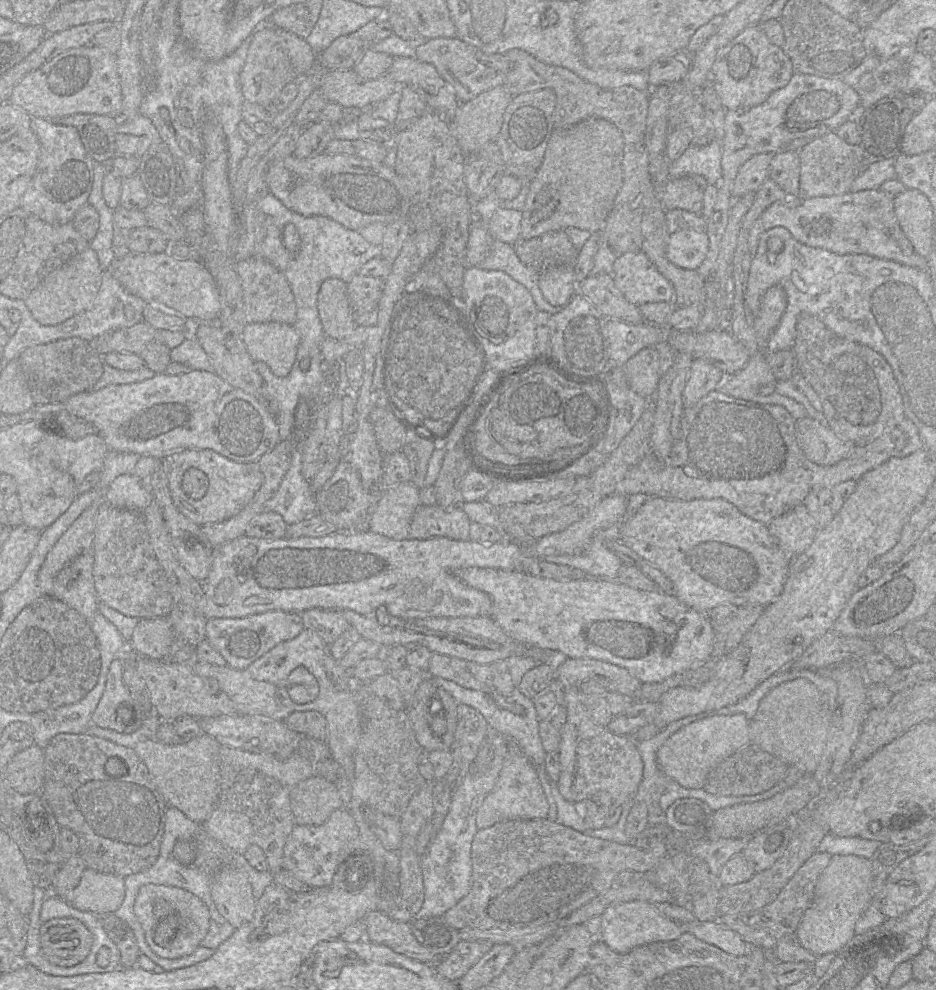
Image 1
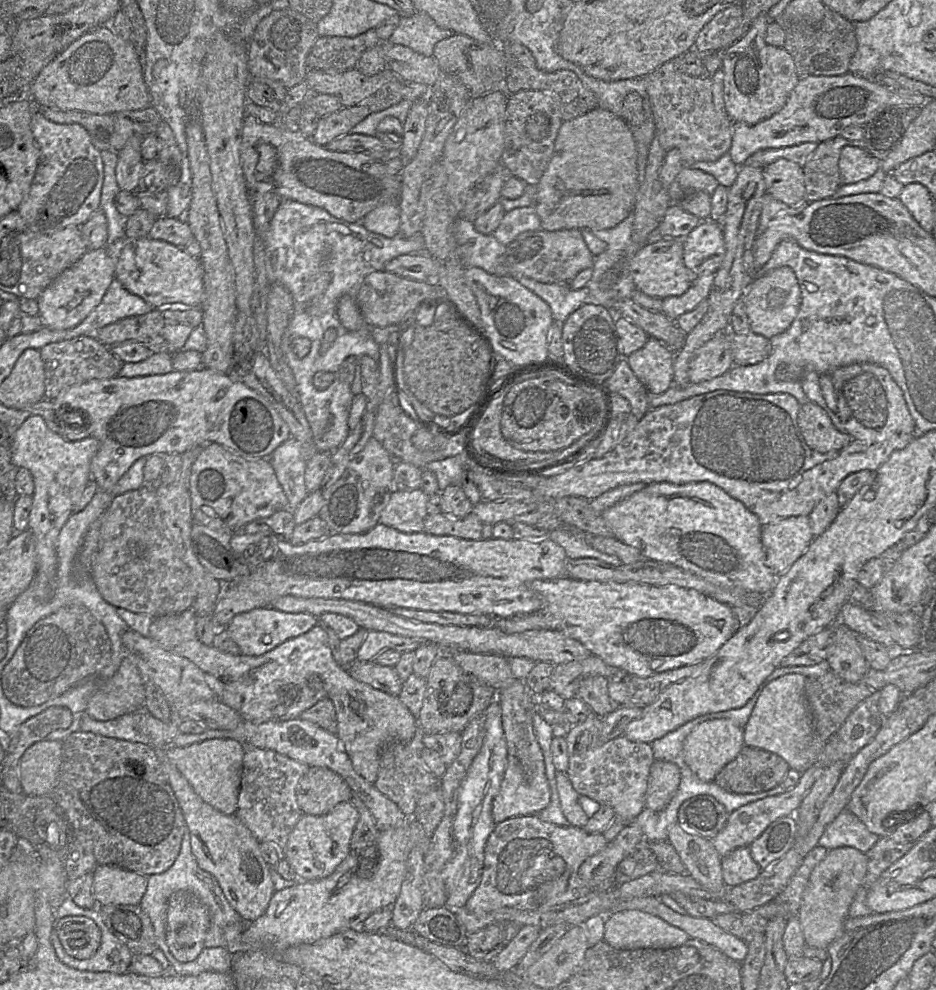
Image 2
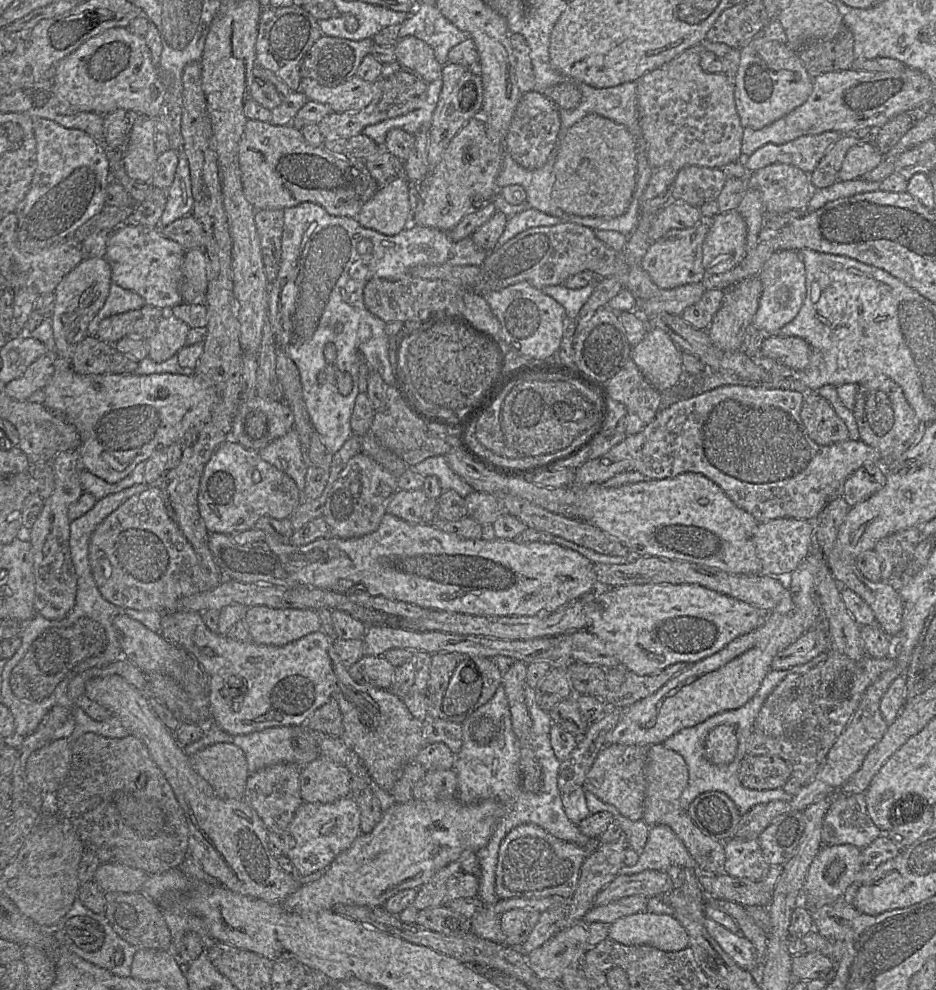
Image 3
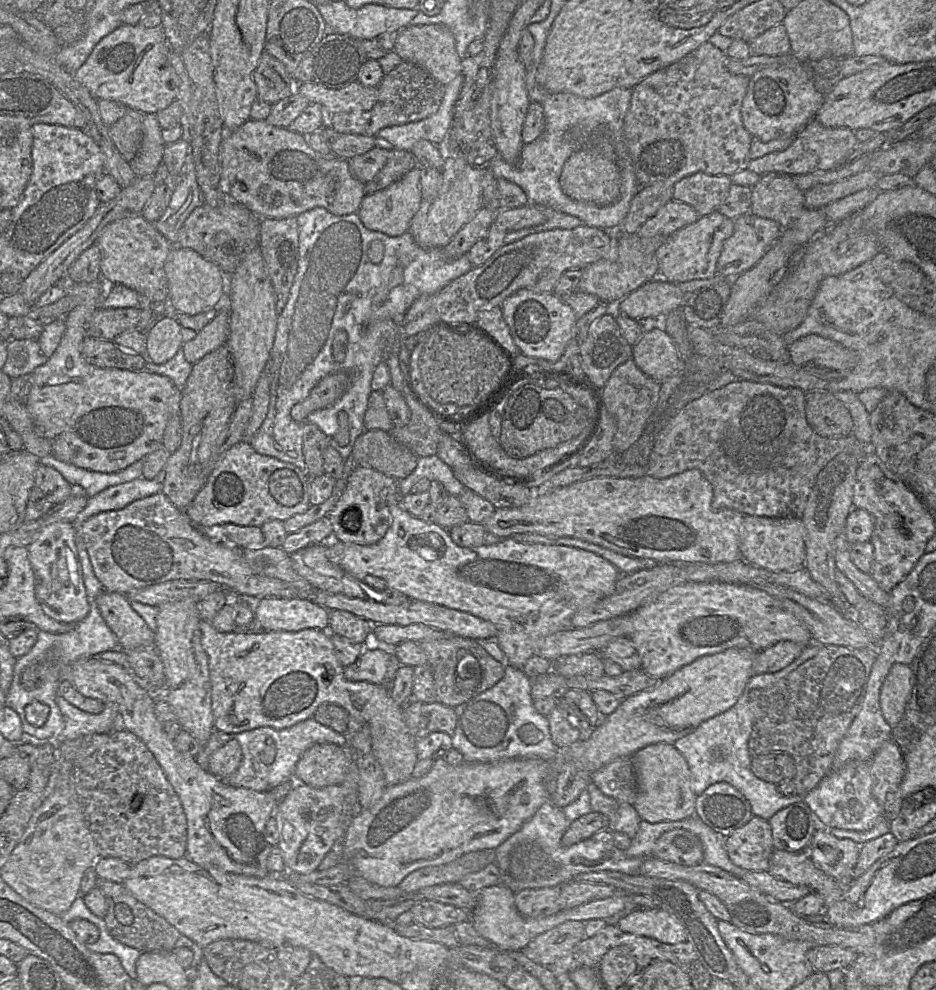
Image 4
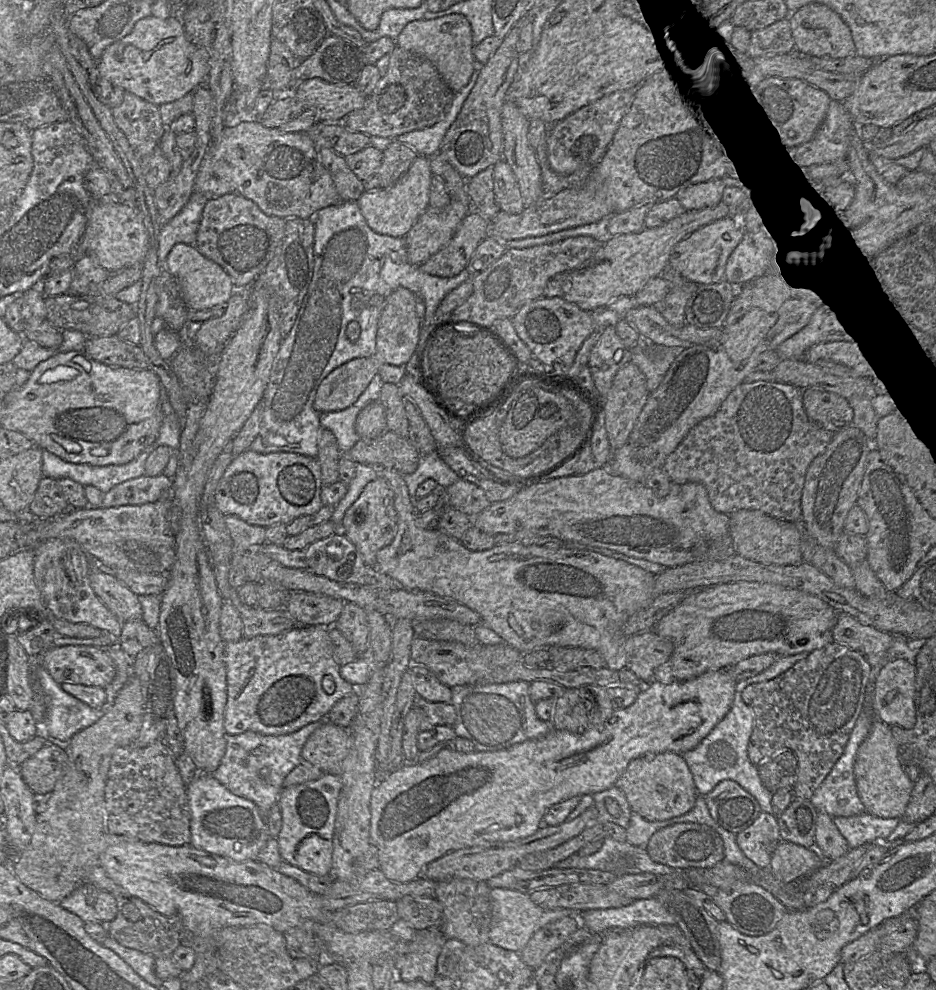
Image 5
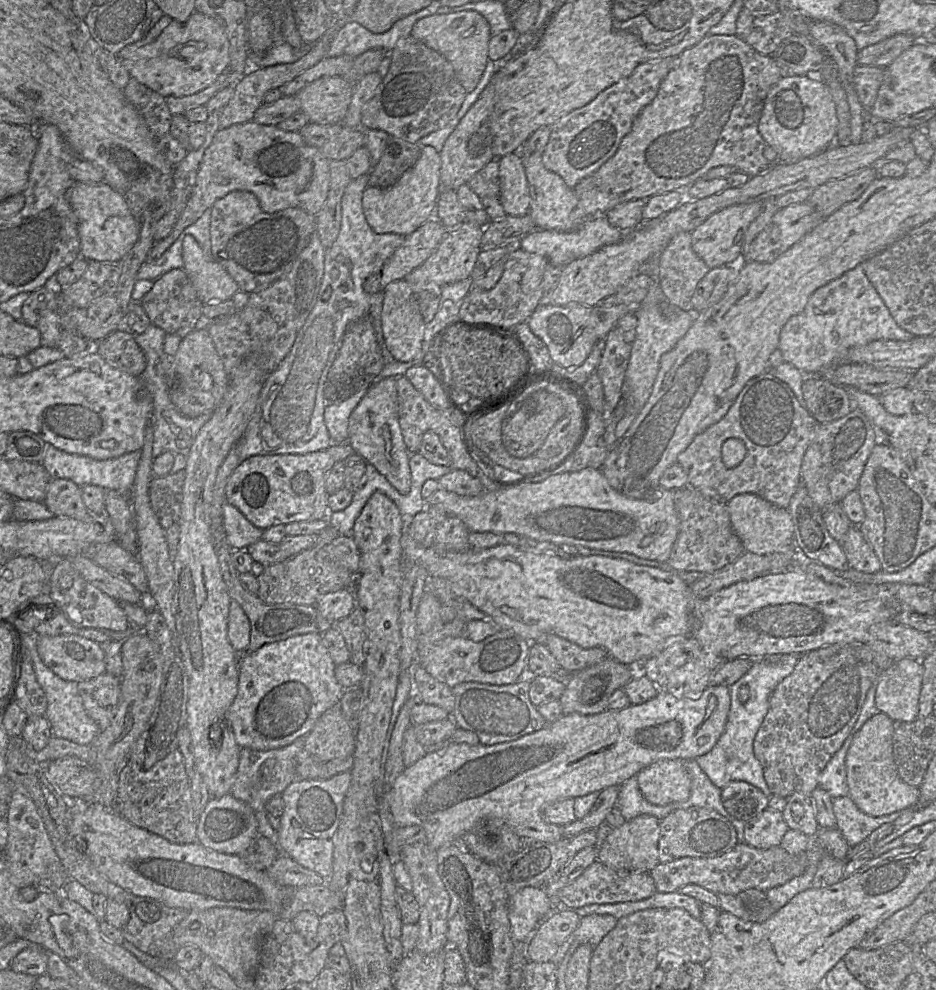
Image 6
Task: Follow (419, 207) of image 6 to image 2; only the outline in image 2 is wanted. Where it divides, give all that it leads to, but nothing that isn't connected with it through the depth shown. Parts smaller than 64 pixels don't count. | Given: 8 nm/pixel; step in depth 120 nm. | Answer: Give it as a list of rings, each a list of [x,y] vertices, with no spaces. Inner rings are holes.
[[[397,201],[376,207],[361,220],[361,224],[369,232],[387,238],[396,236],[400,226],[400,209]]]

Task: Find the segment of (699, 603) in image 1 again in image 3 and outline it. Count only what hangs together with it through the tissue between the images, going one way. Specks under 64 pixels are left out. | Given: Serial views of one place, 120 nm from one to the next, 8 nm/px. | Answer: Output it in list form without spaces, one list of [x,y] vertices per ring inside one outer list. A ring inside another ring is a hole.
[[[685,472],[671,478],[647,479],[618,488],[594,483],[575,488],[575,494],[581,521],[599,528],[641,557],[684,561],[737,575],[763,575],[753,541],[757,520],[736,506],[717,484],[702,474]]]

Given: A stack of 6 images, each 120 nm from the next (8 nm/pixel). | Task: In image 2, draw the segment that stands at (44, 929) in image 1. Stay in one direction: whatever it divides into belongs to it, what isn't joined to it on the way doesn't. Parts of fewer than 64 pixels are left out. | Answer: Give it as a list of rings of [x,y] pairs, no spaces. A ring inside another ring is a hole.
[[[66,916],[54,922],[57,933],[66,953],[73,958],[85,960],[97,950],[101,933],[95,922],[84,916]]]

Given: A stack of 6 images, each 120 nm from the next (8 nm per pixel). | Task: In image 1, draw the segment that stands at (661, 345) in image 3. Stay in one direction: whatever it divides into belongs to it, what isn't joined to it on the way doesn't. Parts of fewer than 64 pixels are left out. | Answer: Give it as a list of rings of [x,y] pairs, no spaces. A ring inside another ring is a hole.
[[[656,347],[639,351],[624,365],[630,388],[637,394],[654,399],[661,378],[660,356]]]

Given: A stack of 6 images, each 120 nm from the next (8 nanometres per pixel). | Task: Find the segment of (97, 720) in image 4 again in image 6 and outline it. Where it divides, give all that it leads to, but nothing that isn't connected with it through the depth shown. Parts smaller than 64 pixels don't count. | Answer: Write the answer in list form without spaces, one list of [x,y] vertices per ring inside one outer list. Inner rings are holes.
[[[35,633],[24,634],[24,655],[30,657],[37,682],[45,693],[47,699],[45,717],[50,724],[53,736],[79,745],[91,745],[100,730],[97,723],[85,711],[82,698],[78,692],[78,683],[63,680],[43,663],[37,651],[36,637]]]

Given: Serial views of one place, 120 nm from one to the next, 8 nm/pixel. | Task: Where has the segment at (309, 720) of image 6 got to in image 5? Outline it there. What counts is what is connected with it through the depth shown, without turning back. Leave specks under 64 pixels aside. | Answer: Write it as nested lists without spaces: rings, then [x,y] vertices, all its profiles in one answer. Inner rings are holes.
[[[295,626],[276,635],[243,637],[226,643],[224,661],[227,671],[224,729],[228,735],[247,731],[276,736],[294,733],[310,723],[325,720],[338,701],[358,691],[340,676],[340,666],[335,661],[327,628],[321,626]]]

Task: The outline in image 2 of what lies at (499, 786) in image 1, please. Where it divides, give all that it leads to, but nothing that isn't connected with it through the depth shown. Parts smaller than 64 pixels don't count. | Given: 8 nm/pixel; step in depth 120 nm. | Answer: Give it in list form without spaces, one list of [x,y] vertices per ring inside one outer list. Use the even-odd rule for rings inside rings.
[[[515,680],[498,692],[497,700],[501,707],[508,756],[500,791],[493,801],[492,817],[496,825],[509,818],[535,815],[550,803],[544,757],[532,721],[536,697],[530,695],[523,680]]]

